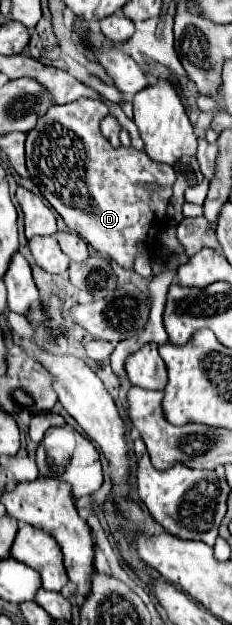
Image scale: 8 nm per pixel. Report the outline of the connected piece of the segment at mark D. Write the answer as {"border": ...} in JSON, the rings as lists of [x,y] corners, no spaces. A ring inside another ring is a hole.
{"border":[[[79,99],[67,105],[51,105],[51,109],[43,117],[39,117],[37,125],[27,133],[27,171],[31,175],[31,181],[39,187],[41,195],[63,217],[69,231],[83,237],[97,253],[107,255],[109,259],[115,259],[119,265],[131,269],[135,255],[143,249],[145,243],[155,243],[153,231],[157,237],[161,223],[165,223],[165,211],[171,199],[175,171],[171,165],[157,163],[147,153],[137,151],[133,147],[113,149],[109,141],[99,133],[99,121],[105,115],[107,105],[95,99]],[[149,183],[153,183],[155,189],[147,189],[145,185]]]}

